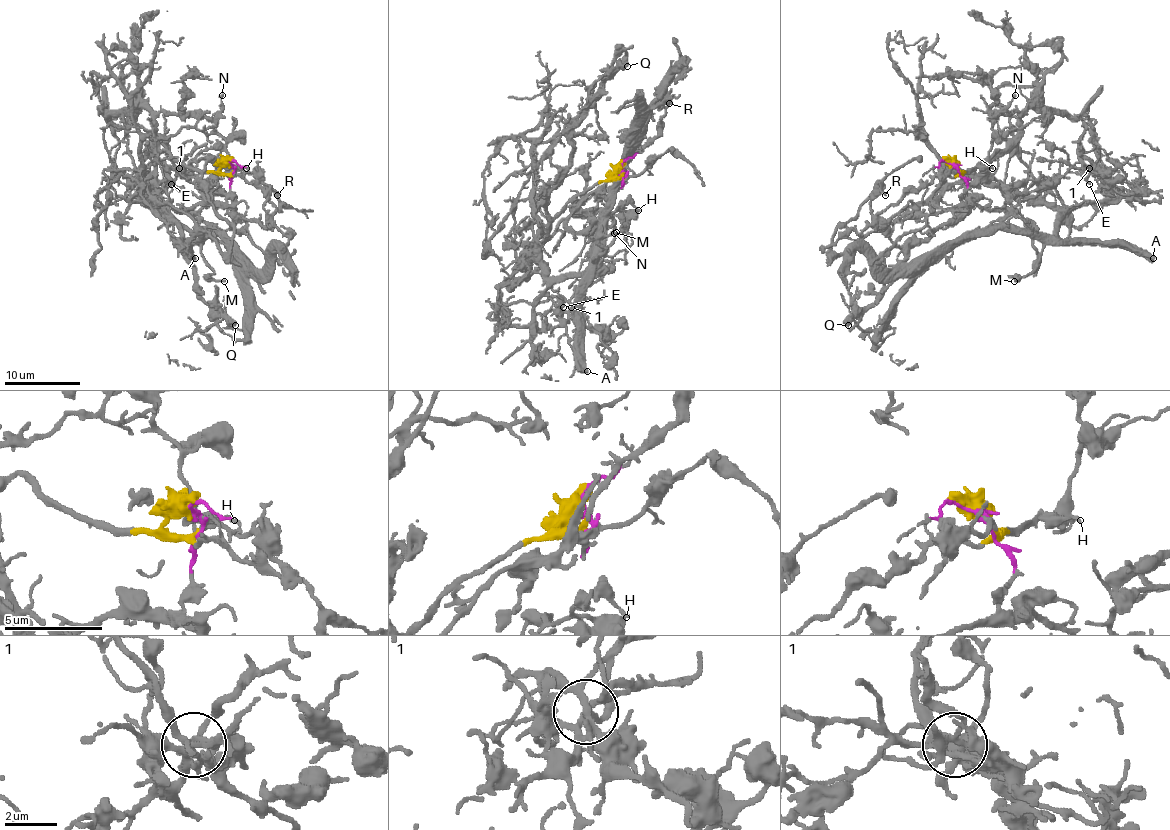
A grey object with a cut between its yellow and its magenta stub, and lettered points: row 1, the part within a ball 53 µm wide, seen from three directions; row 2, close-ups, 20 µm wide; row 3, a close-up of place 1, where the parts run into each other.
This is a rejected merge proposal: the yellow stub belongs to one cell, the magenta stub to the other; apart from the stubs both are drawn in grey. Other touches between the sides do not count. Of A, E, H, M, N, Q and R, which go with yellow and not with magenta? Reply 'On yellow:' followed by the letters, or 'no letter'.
On yellow: H, N, Q, R

